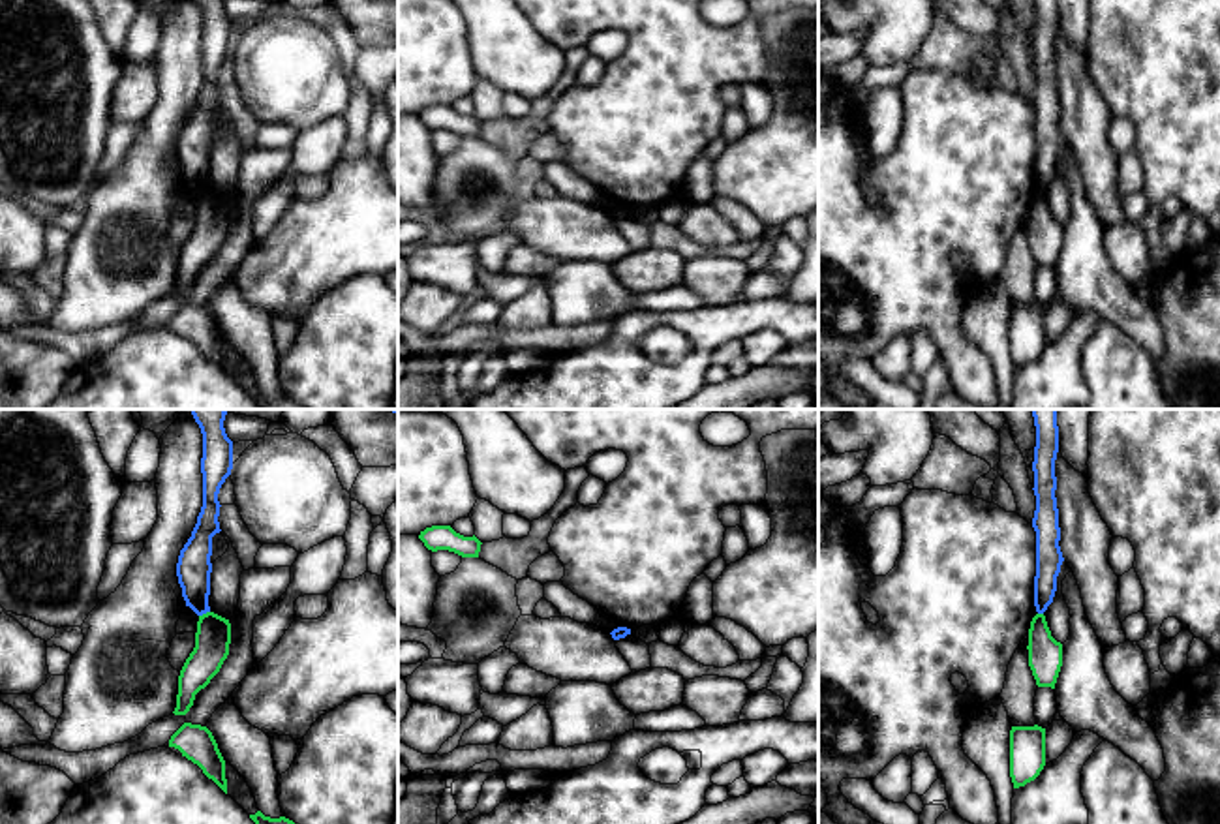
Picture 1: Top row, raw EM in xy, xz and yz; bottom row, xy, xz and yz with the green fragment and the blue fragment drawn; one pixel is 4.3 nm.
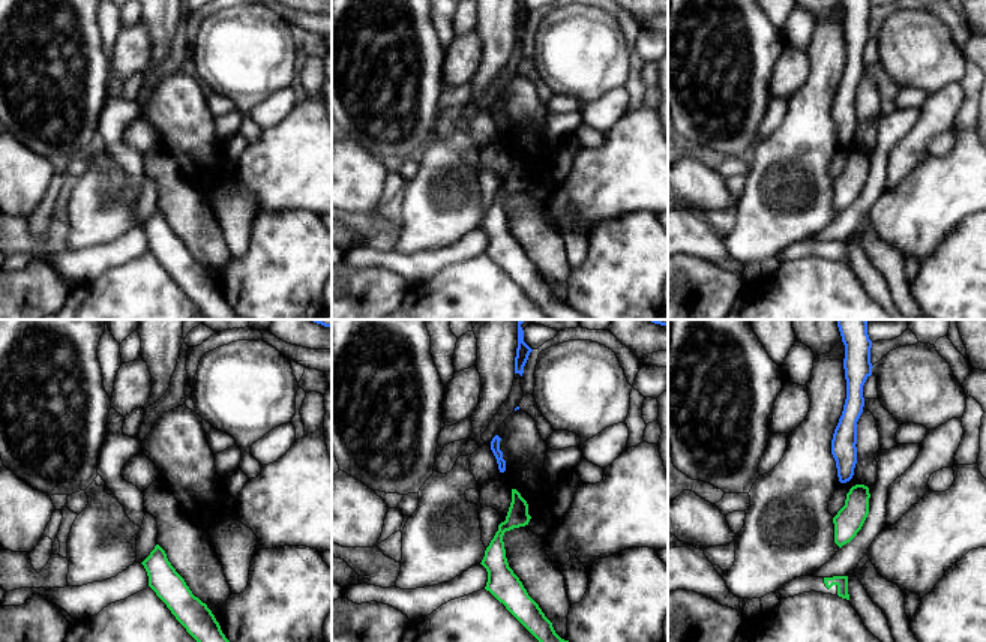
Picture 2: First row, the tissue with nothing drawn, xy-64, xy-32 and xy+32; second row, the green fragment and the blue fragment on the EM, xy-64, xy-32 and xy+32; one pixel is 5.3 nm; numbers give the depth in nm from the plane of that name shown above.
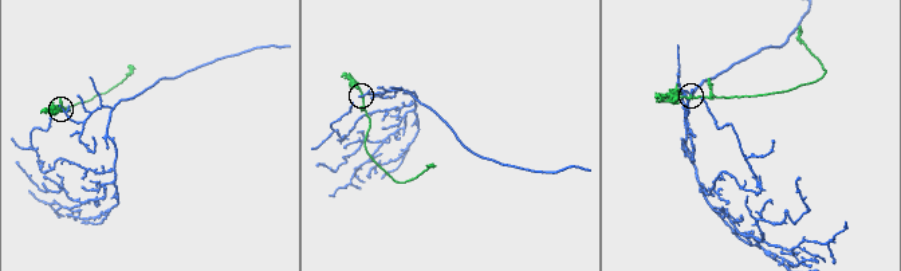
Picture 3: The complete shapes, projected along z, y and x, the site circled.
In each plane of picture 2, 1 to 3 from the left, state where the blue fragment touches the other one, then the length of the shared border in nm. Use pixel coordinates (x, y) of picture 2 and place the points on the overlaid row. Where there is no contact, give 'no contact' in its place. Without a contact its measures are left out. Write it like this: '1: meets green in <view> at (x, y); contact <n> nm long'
1: no contact
2: no contact
3: no contact

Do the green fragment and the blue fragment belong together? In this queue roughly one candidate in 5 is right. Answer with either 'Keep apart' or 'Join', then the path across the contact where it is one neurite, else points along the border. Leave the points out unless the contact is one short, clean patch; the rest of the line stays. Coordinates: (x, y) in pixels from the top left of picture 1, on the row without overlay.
Keep apart. Boundary: xy (209, 190), (199, 196)

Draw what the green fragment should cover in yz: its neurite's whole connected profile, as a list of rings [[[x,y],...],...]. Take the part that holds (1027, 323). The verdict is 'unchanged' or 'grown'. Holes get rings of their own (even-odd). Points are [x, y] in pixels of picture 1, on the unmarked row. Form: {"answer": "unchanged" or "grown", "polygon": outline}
{"answer": "unchanged", "polygon": [[[1012,306],[1010,310],[1010,357],[1014,368],[1034,360],[1045,345],[1045,308]]]}

